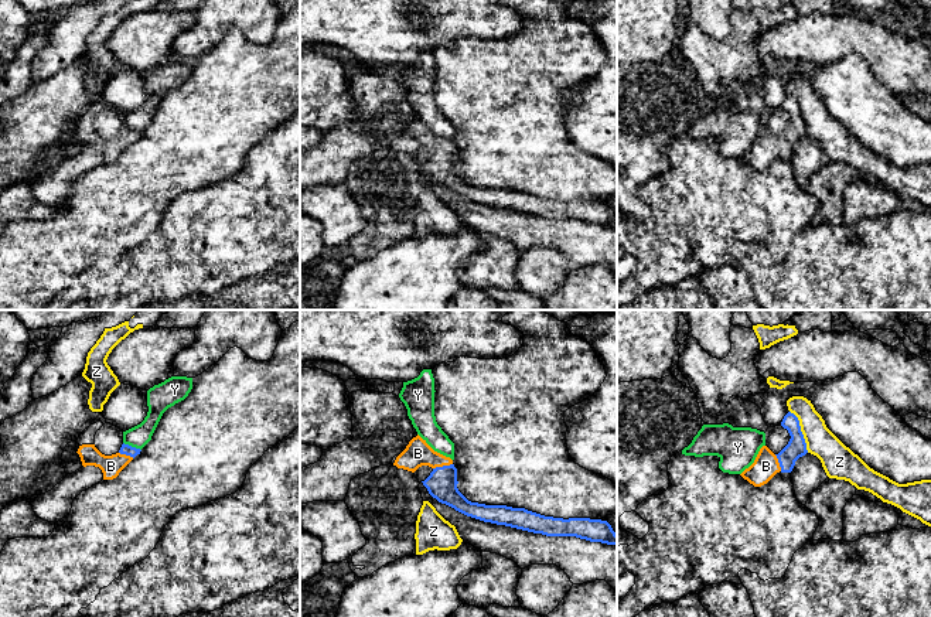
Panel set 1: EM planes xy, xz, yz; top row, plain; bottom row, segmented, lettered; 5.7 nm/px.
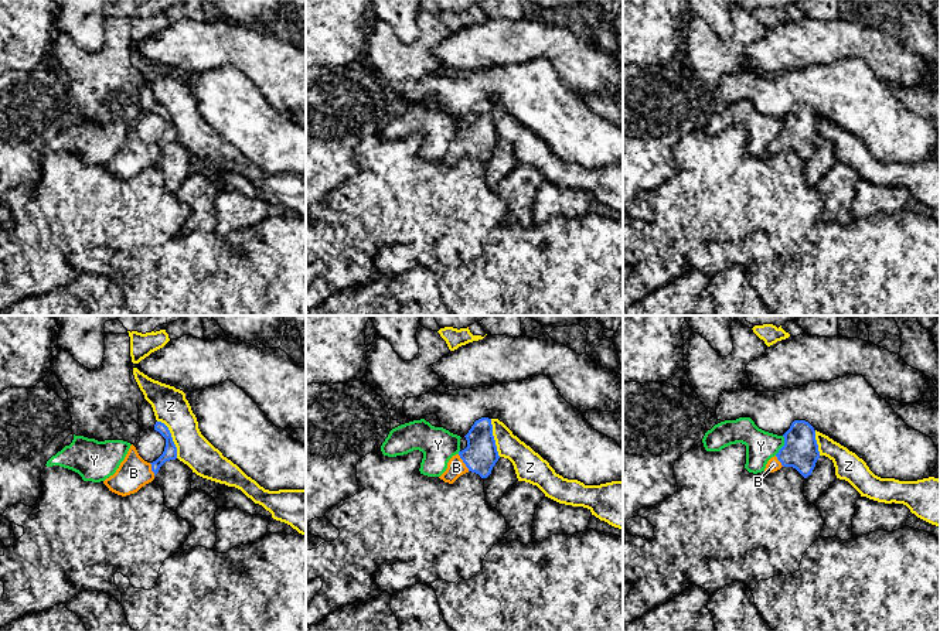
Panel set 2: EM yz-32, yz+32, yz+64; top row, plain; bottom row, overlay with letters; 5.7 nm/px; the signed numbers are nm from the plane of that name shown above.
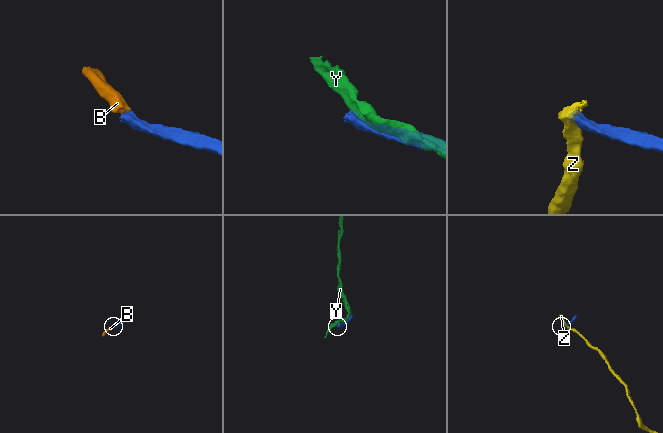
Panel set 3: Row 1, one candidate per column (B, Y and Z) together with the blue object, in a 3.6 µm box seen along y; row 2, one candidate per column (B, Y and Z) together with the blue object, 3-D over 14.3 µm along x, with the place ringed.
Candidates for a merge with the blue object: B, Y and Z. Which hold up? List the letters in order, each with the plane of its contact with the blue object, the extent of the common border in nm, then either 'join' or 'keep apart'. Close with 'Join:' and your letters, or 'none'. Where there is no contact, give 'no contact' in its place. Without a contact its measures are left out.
B: xz | 120 nm | join
Y: xy | 120 nm | keep apart
Z: yz | 260 nm | keep apart
Join: B

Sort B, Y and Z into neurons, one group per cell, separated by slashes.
B / Y / Z

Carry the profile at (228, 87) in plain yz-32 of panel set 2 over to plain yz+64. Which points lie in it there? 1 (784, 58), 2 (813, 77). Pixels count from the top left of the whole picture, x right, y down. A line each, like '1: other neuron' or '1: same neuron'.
1: other neuron
2: same neuron

